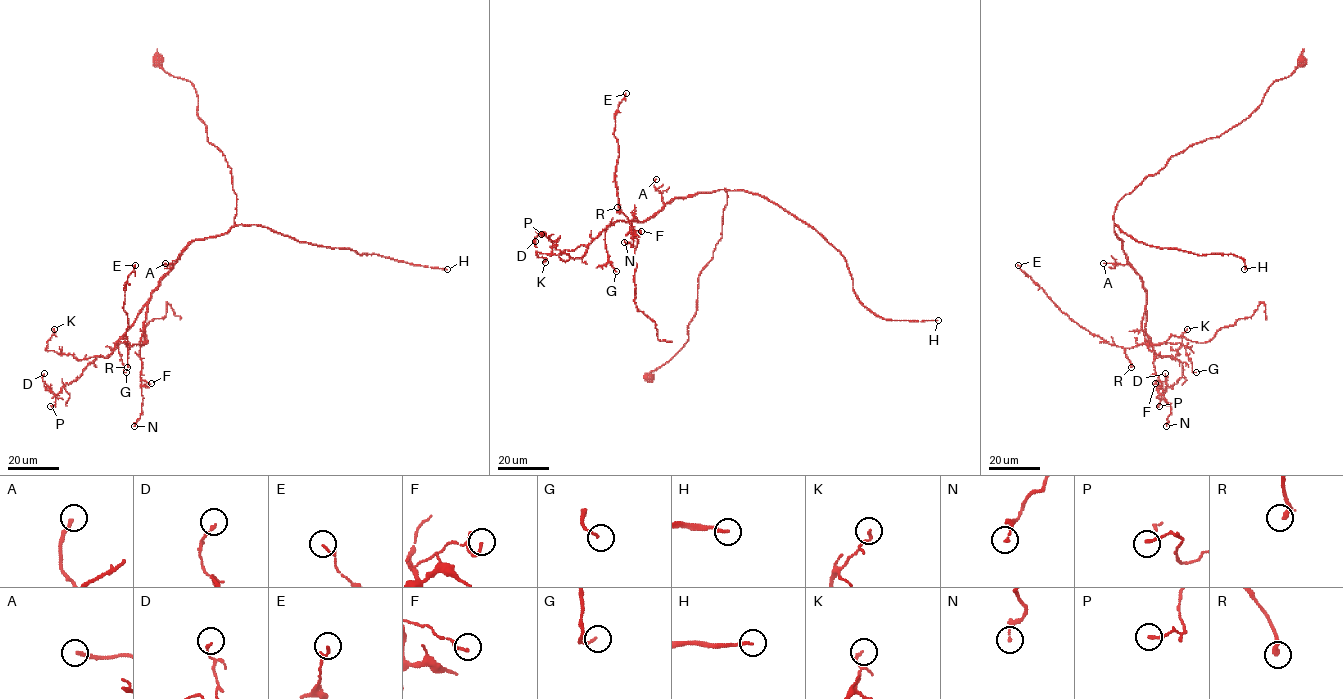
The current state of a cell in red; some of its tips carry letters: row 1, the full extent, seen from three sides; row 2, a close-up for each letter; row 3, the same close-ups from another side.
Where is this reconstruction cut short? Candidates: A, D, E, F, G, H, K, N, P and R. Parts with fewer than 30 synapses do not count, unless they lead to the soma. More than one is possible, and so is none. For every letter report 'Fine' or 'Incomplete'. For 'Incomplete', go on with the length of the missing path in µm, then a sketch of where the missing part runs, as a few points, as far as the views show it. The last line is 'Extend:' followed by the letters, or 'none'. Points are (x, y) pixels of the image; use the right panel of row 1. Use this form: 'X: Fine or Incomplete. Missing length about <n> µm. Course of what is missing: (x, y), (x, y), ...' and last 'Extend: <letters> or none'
A: Fine
D: Fine
E: Fine
F: Fine
G: Fine
H: Incomplete. Missing length about 120 µm. Course of what is missing: (1244, 269), (1214, 298), (1201, 315), (1188, 318), (1177, 315), (1156, 319), (1131, 311), (1104, 312), (1088, 306)
K: Fine
N: Fine
P: Fine
R: Fine
Extend: H

